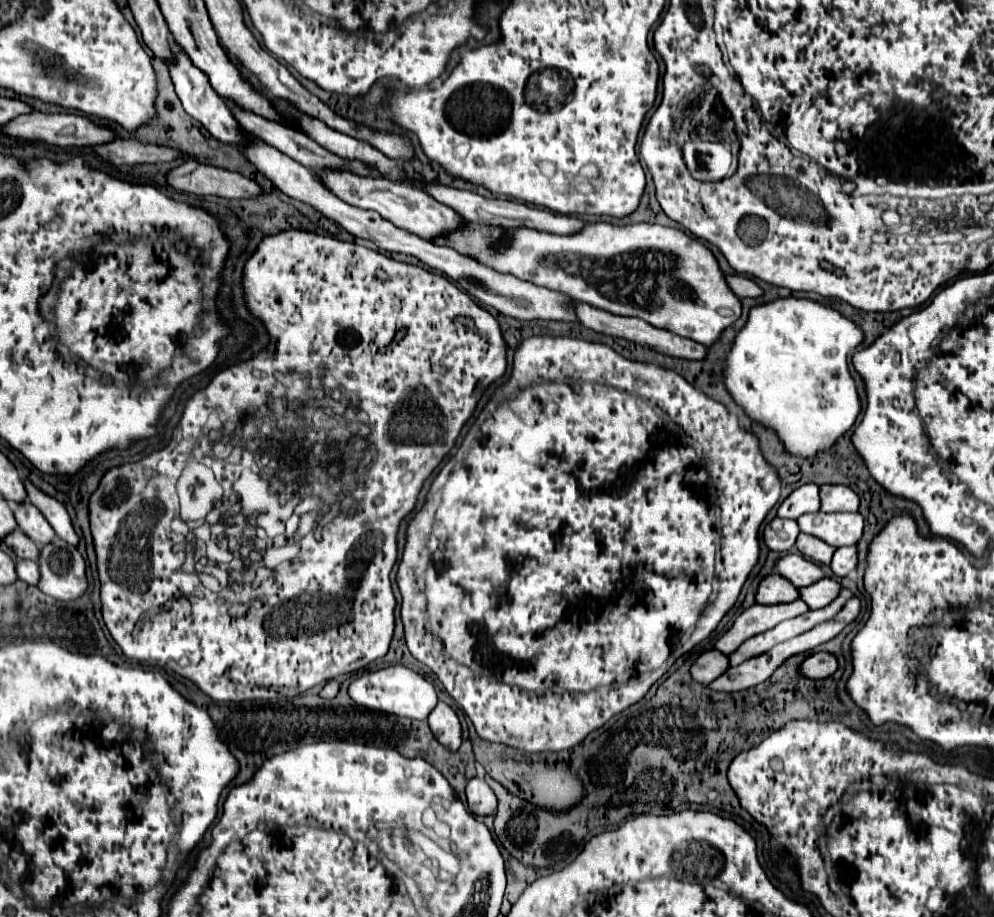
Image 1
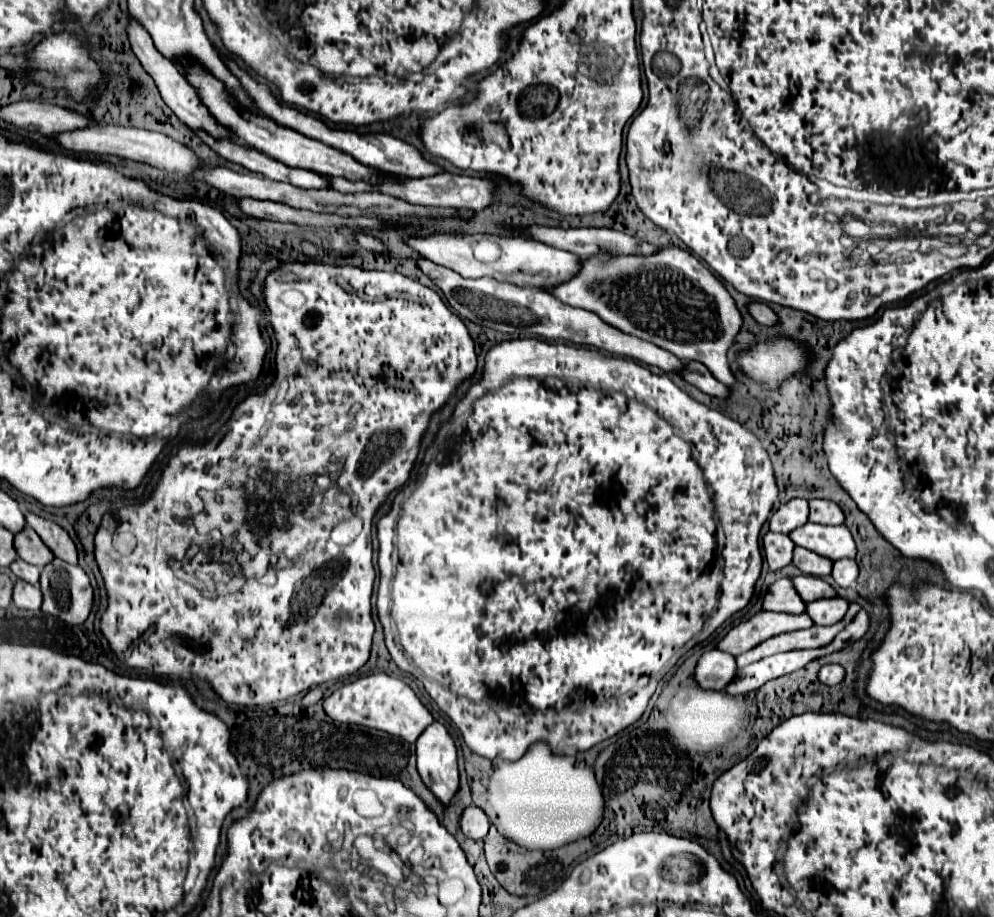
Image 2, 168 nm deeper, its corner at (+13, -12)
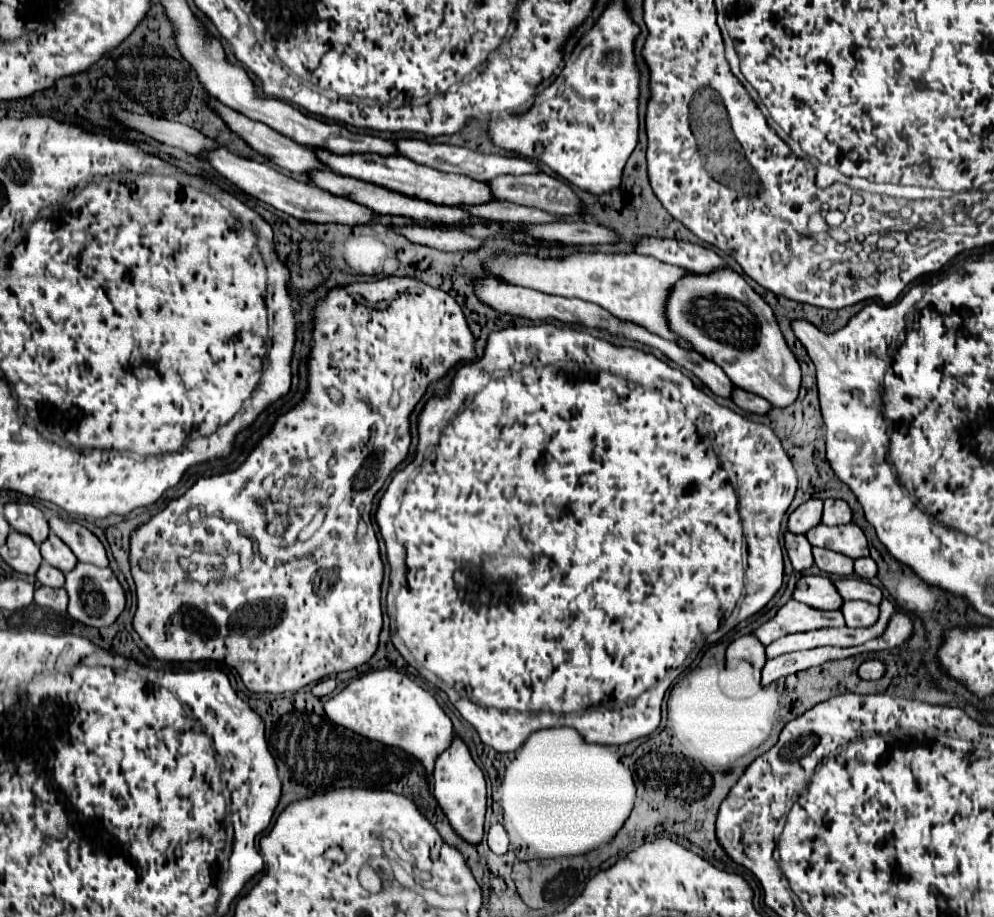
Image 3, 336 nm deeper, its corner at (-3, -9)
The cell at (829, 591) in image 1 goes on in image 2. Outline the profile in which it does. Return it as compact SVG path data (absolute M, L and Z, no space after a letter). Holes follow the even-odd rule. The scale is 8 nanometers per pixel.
M836 596L836 598L822 598L814 602L806 602L806 614L812 618L814 624L830 626L838 622L848 610L848 600Z

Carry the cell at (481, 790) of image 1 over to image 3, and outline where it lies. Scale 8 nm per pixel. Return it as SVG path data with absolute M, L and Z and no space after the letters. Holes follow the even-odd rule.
M492 823L490 831L488 831L488 847L498 853L504 855L508 853L508 835L504 831L504 827L500 823Z

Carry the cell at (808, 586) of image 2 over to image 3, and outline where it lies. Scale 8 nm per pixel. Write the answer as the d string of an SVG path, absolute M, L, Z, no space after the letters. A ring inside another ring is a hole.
M844 577L844 579L838 579L834 581L836 583L836 589L840 591L840 595L844 599L858 599L858 601L868 601L872 605L880 605L882 601L882 591L864 581L864 579L854 579L854 577Z

